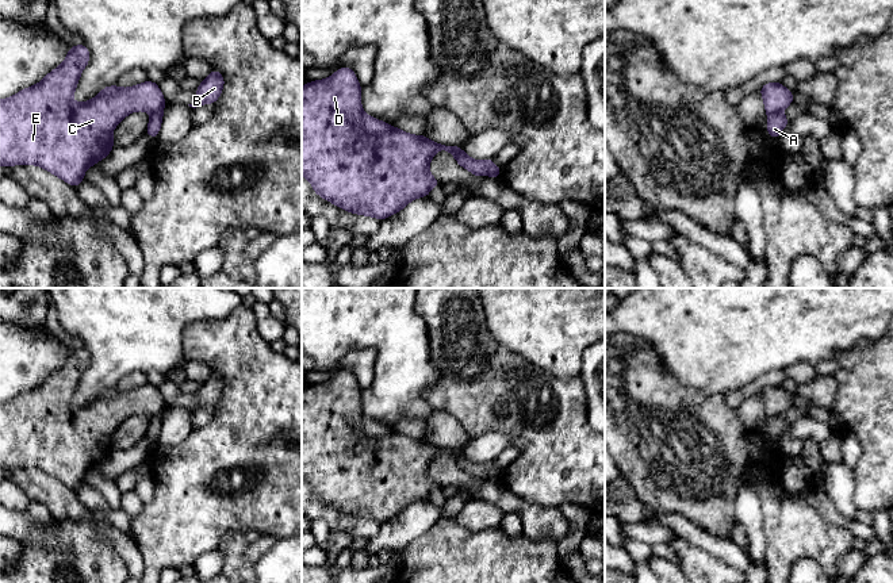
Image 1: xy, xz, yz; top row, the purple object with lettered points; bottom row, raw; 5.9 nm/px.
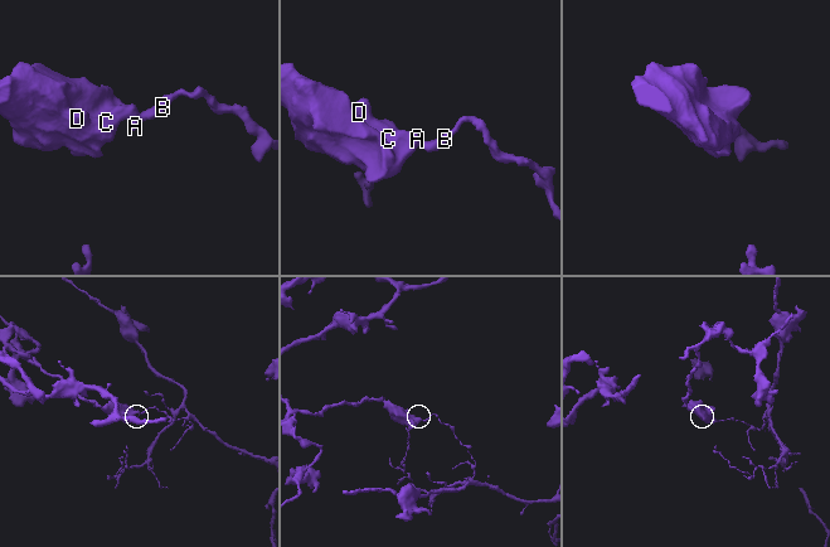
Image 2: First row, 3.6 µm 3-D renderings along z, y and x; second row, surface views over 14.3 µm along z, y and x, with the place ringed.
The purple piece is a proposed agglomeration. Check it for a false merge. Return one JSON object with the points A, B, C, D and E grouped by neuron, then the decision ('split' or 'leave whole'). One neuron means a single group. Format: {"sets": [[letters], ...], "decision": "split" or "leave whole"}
{"sets": [["A", "B"], ["C", "D", "E"]], "decision": "split"}

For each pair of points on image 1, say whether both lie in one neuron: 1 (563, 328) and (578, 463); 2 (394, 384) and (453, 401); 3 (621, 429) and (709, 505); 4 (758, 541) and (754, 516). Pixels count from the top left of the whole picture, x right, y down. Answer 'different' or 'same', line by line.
1: different
2: different
3: same
4: same

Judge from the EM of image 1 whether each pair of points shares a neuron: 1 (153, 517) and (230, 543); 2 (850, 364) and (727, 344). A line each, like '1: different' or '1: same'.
1: different
2: different

